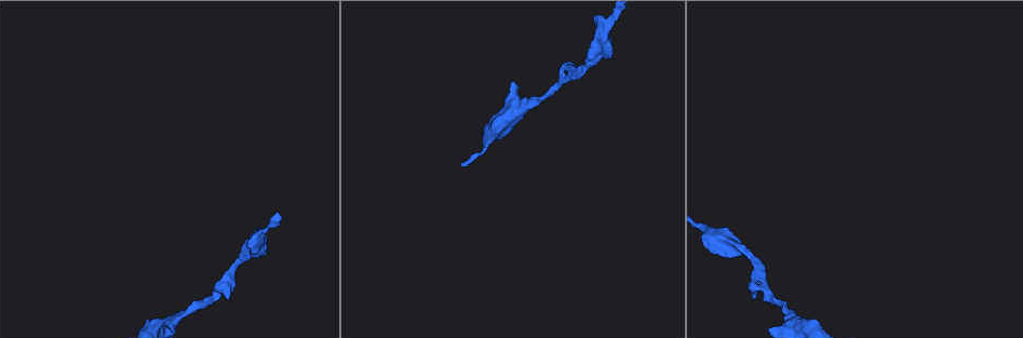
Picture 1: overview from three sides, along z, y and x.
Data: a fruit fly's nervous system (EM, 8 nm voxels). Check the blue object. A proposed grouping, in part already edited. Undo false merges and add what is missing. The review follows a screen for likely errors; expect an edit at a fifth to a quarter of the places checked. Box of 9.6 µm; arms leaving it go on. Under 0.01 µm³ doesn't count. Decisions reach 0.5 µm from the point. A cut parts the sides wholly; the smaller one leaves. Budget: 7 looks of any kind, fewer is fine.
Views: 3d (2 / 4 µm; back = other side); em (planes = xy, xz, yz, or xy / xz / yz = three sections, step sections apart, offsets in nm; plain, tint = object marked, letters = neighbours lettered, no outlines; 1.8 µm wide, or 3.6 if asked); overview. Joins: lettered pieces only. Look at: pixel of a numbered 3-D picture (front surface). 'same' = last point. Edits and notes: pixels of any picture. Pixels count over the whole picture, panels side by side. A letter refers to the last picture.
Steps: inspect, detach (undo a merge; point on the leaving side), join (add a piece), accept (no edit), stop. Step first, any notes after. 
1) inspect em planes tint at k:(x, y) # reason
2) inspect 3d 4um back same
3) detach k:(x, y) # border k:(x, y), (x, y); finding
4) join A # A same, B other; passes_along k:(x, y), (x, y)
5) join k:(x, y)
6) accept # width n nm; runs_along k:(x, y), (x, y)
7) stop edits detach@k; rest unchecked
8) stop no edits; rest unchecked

inspect em 3.6um xz step 4 tint at 1:(770, 327)

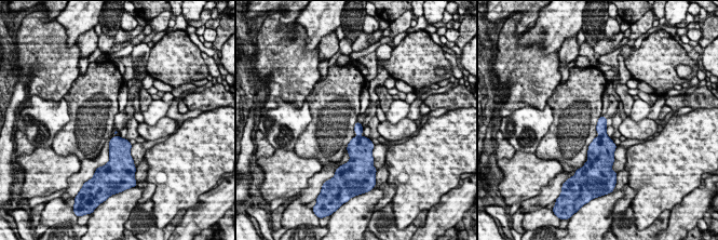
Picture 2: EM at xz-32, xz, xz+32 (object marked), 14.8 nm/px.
inspect em 3.6um yz step 16 letters same

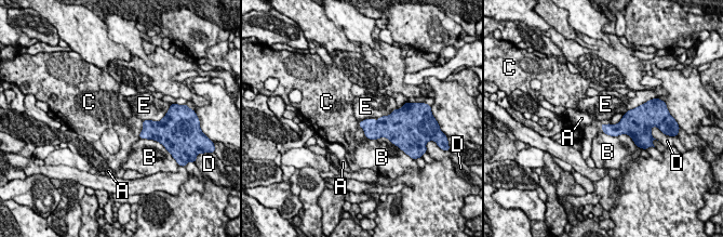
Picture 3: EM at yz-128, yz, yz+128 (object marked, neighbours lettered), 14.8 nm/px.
accept # A other, B other, C other, D other, E other; border 3:(397, 107), (389, 114), (377, 118); none of them fits

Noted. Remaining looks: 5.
inspect em 3.6um planes tint at 1:(261, 229) # calibre changes

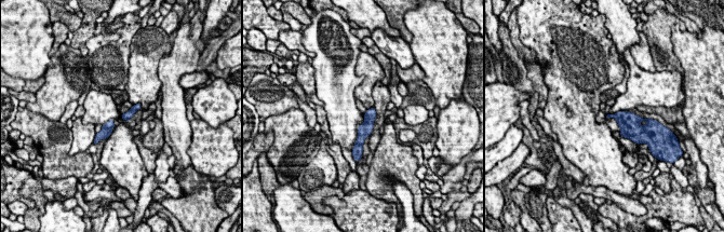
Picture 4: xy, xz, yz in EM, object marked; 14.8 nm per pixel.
inspect em 3.6um planes letters same # see the neighbours

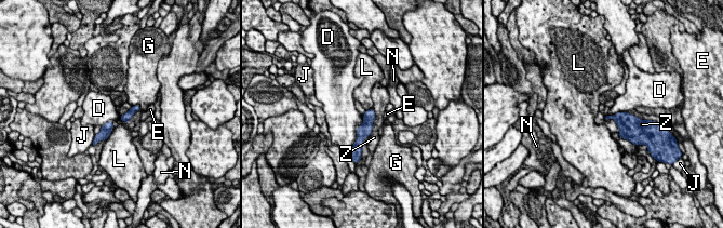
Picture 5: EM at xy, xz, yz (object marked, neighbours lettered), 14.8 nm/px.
accept # width 70 nm; D other, E other, G other, J other, L other, N other, Z other; border 5:(362, 117), (350, 150); all the same neuron

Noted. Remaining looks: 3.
inspect em xy step 4 letters at 1:(230, 290) # free end

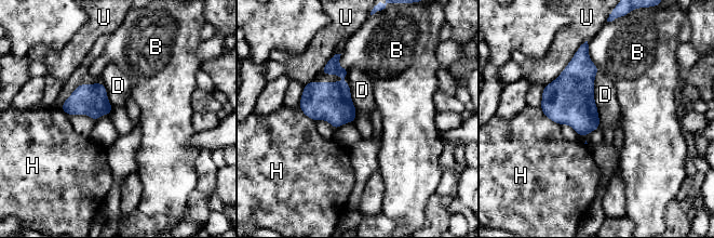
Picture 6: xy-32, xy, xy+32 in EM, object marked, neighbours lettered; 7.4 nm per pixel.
inspect em planes letters same # cut it another way

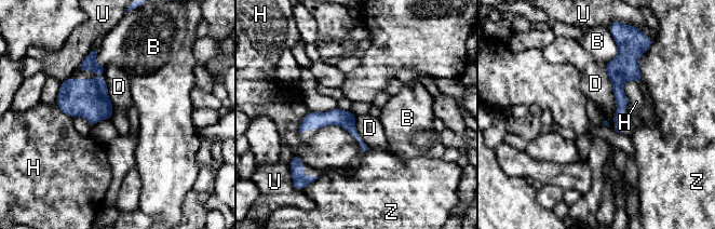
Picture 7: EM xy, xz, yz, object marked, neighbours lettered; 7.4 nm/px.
accept # B other, D other, H other, U other, Z other; runs_along 7:(301, 128), (341, 119), (355, 134); none of them fits

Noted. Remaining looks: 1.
stop no edits; rest unchecked

